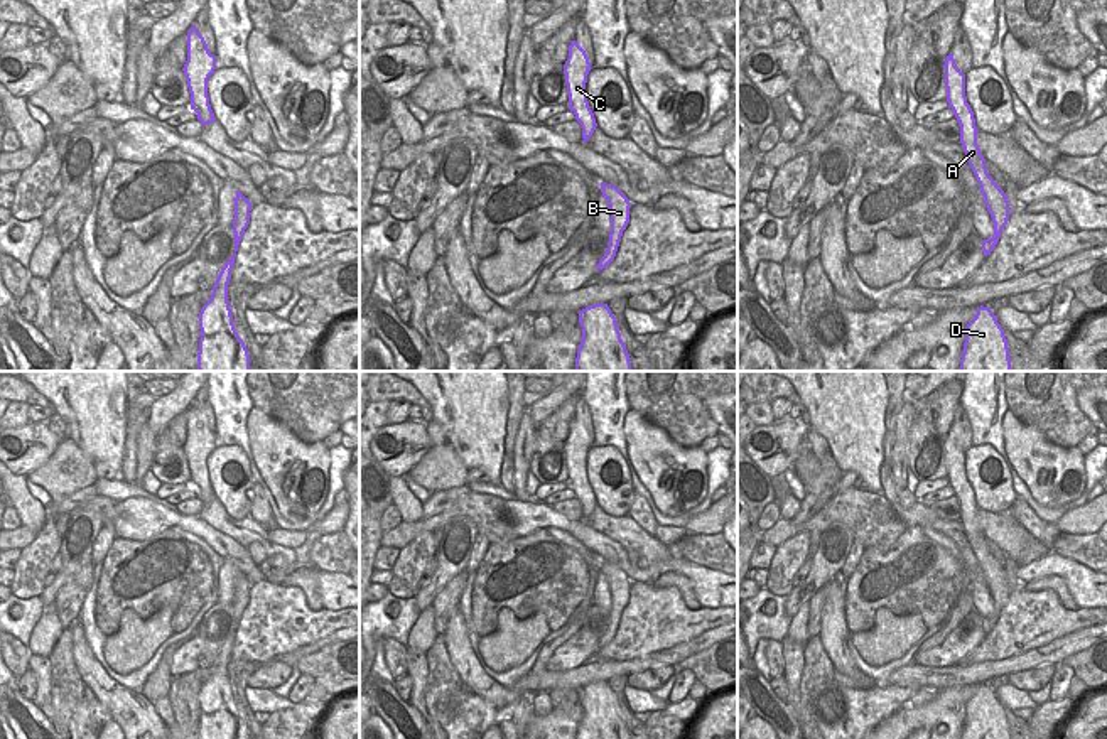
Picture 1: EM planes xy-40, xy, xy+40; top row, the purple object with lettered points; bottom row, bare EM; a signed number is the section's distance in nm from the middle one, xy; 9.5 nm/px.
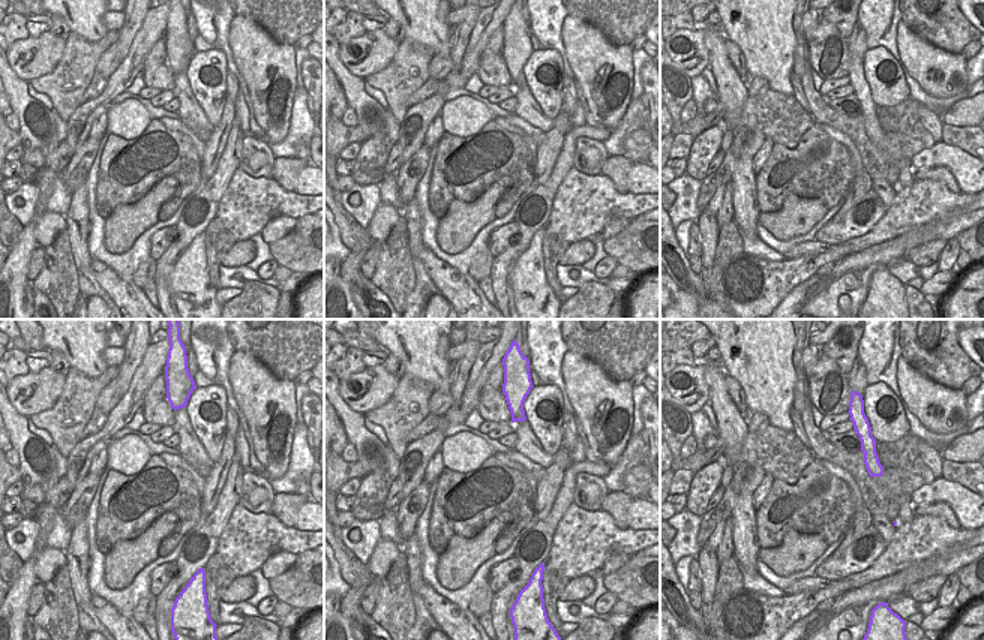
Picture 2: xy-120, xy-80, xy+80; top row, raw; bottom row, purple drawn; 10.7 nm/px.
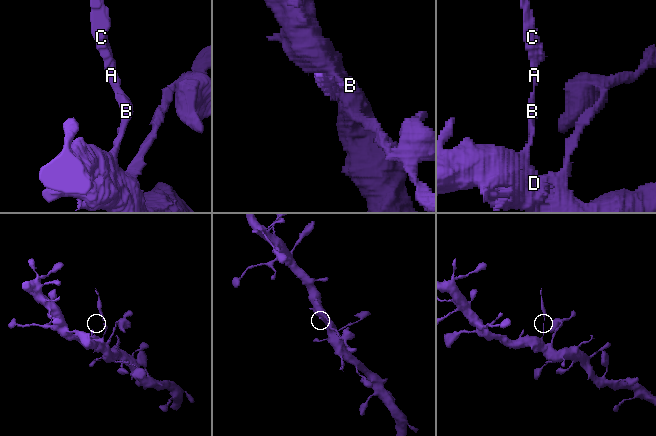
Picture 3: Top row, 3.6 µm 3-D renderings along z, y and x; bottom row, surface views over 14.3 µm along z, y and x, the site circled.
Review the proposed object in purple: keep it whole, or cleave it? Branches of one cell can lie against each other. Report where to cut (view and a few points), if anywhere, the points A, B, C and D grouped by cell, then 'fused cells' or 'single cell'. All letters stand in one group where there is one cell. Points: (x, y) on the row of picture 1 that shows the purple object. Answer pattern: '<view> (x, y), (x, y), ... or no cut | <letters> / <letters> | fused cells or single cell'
xy (606, 250), (613, 258) | A B C / D | fused cells

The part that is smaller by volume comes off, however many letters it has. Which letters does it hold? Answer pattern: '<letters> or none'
A, B, C

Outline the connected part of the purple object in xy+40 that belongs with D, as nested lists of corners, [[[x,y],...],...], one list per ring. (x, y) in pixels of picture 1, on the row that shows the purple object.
[[[980,305],[965,327],[960,371],[1012,371],[1004,329],[989,307]]]

